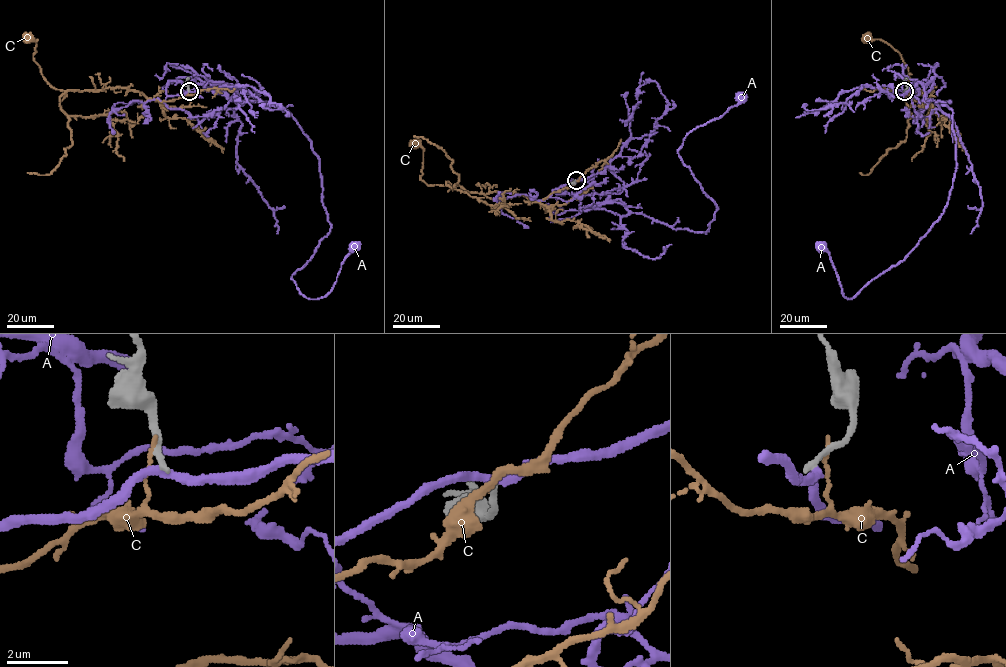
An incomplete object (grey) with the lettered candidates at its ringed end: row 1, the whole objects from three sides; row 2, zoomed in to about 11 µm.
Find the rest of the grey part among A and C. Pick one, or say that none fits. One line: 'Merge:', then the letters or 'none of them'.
Merge: none of them

